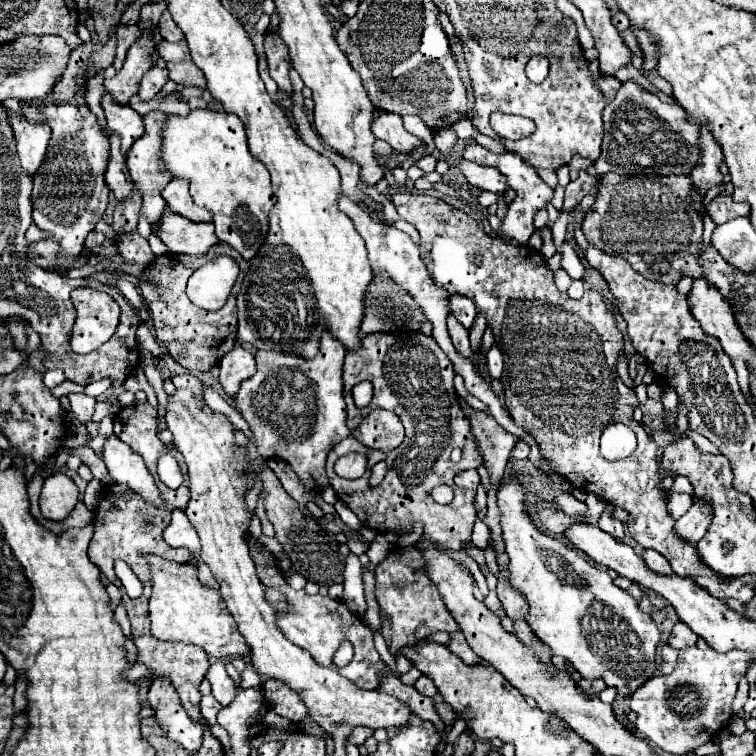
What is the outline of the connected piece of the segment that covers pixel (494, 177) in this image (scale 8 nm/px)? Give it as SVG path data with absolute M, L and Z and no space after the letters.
M461 160L459 166L471 186L475 186L479 190L489 190L495 194L503 194L507 190L507 180L503 178L503 174L499 174L499 170L479 166L479 164L473 164L467 160Z

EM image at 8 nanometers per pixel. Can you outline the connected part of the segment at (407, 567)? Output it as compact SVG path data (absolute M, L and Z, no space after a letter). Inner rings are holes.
M405 546L405 548L393 550L389 558L385 558L375 568L375 580L377 580L375 596L381 608L381 618L391 624L389 652L393 656L397 656L405 646L413 646L417 640L423 640L427 634L433 634L439 630L453 632L455 628L459 628L451 612L443 604L437 592L437 586L429 582L429 578L425 576L421 552L415 550L415 546ZM405 548L413 548L413 558L405 558L405 556L411 556L409 554L411 550L405 550Z

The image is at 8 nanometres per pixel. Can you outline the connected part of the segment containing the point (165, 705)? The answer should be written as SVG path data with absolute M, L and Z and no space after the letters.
M167 678L153 680L147 694L147 702L155 710L155 720L163 728L165 738L179 744L189 754L195 754L203 742L205 730L211 726L189 718Z

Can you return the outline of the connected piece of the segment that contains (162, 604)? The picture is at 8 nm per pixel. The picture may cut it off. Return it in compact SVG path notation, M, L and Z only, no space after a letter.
M147 556L149 572L151 572L151 598L149 598L149 618L151 618L151 634L159 640L179 640L187 644L195 644L203 648L213 658L227 656L247 656L247 644L239 634L235 620L221 606L221 598L215 590L207 590L201 586L197 578L197 566L185 564L177 566L177 562L167 562L159 556Z

